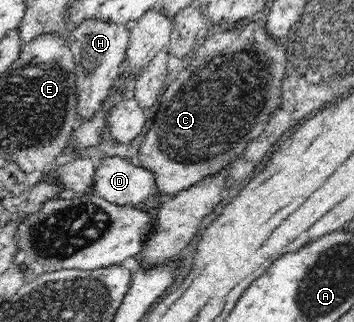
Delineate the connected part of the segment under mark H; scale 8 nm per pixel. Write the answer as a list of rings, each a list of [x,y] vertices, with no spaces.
[[[88,18],[67,33],[70,49],[76,66],[76,85],[78,87],[78,115],[87,118],[100,109],[106,97],[111,95],[115,79],[121,74],[122,63],[126,60],[130,43],[128,23],[106,22]]]

